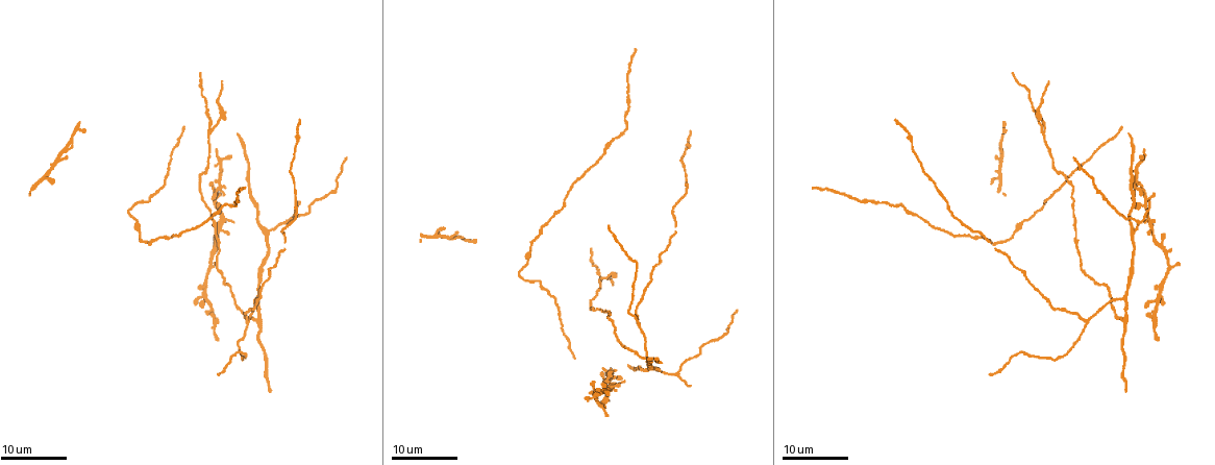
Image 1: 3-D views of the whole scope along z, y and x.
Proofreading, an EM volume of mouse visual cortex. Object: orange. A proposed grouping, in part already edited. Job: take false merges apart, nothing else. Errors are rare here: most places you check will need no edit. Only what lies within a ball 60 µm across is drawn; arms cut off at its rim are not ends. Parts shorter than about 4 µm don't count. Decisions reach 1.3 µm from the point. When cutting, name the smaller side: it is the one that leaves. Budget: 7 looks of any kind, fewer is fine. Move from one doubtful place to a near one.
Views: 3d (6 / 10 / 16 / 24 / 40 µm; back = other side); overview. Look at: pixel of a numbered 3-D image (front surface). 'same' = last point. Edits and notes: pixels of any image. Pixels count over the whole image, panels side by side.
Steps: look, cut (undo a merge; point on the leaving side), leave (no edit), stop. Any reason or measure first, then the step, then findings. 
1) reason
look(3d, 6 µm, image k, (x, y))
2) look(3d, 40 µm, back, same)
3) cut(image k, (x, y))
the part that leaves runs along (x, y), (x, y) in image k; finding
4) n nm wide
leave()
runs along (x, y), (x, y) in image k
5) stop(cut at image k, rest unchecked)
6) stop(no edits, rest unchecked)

small branch off a trunk
look(3d, 16 µm, image 1, (266, 229))

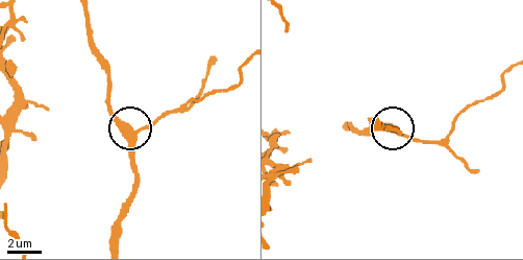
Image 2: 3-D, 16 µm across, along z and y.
look(3d, 6 µm, image 2, (132, 131))

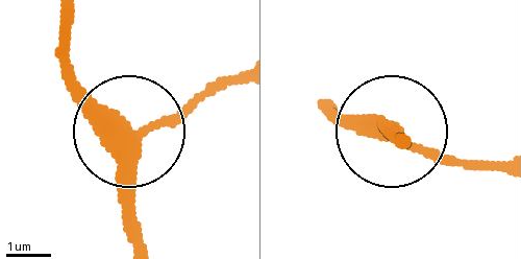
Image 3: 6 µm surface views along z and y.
330 nm wide
leave()
runs along (131, 237), (131, 147), (206, 84) in image 3; all the same neuron

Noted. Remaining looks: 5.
arms part here
look(3d, 24 µm, image 1, (212, 127))

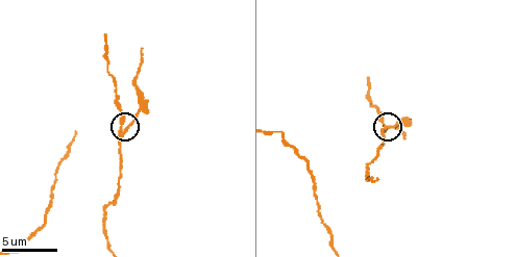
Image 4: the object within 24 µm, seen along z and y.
closer look
look(3d, 10 µm, image 4, (127, 127))

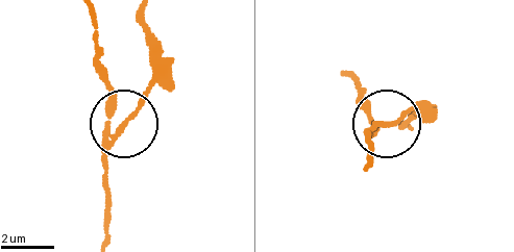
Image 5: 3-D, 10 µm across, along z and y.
cut(image 5, (132, 119))
the part that leaves runs along (107, 145), (154, 67), (141, 13) in image 5; a second neuron is stuck on

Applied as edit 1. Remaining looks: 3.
three arms meet
look(3d, 24 µm, image 1, (260, 320))

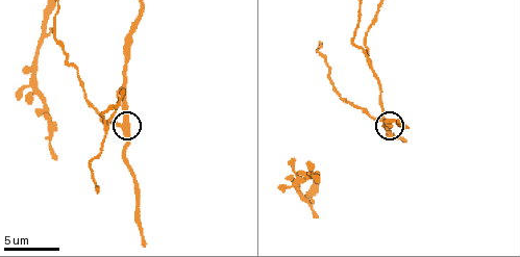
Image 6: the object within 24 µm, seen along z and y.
look(3d, 6 µm, image 6, (127, 123))

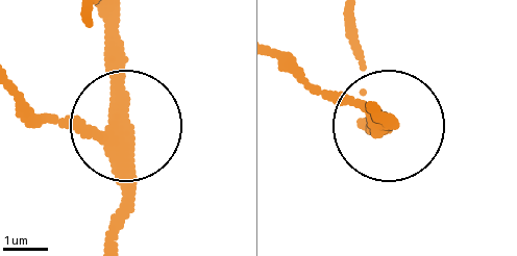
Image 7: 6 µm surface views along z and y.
leave()
runs along (19, 96), (41, 114), (127, 133), (120, 237) in image 7; one neuron here

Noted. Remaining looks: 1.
three-way junction
look(3d, 10 µm, image 6, (106, 128))

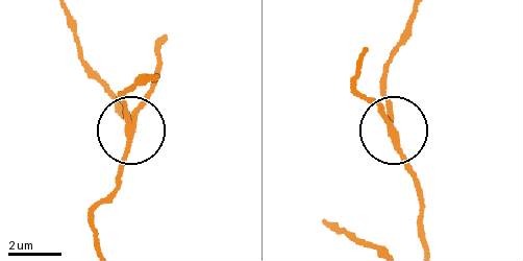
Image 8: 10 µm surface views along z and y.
210 nm wide
leave()
one neuron here

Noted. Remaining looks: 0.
stop(cut at image 5, rest unchecked)

